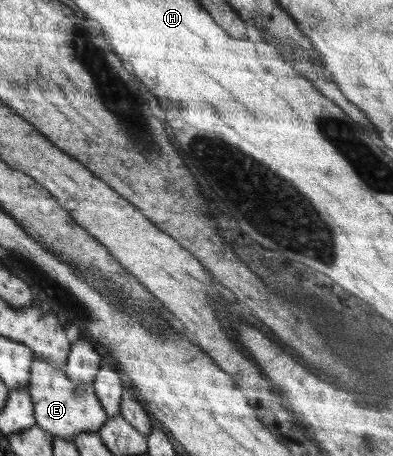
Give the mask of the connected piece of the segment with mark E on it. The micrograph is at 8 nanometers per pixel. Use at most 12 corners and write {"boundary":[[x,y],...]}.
{"boundary":[[34,360],[36,424],[72,440],[109,418],[93,385]]}

